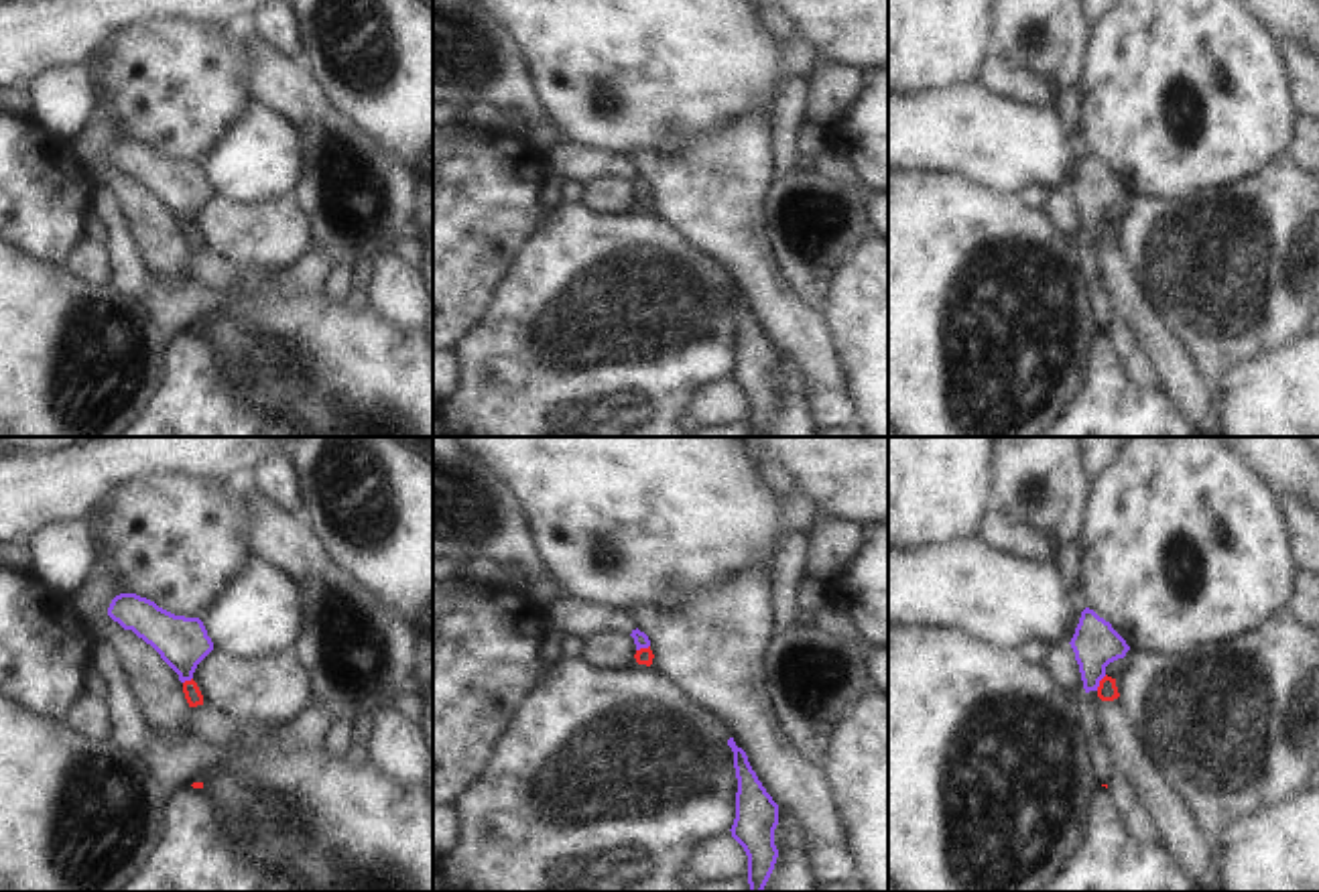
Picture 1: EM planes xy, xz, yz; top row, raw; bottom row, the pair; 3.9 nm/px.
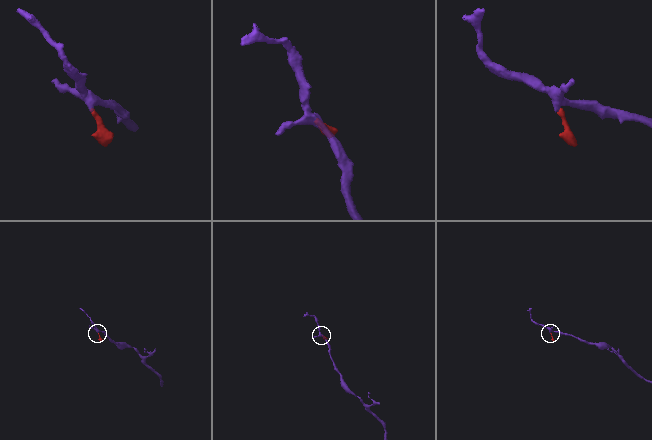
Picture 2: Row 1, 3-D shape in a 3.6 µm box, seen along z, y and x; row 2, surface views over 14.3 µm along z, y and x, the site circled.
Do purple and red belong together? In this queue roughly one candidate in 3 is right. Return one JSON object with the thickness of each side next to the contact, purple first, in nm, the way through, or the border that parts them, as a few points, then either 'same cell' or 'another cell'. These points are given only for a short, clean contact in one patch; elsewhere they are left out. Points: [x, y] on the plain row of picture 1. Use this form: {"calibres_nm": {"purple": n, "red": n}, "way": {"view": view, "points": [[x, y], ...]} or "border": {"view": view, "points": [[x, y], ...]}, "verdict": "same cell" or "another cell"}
{"calibres_nm": {"purple": 180, "red": 80}, "way": {"view": "yz", "points": [[1096, 189], [1098, 228], [1106, 236]]}, "verdict": "same cell"}

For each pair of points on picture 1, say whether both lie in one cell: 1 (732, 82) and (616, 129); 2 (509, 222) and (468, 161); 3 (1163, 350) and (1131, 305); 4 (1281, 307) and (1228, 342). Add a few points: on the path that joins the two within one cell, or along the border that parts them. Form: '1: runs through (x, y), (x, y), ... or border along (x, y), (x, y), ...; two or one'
1: runs through (704, 82), (663, 82), (645, 100); one
2: runs through (494, 208), (468, 181), (468, 175); one
3: runs through (1155, 340), (1139, 315); one
4: runs through (1269, 307), (1263, 307), (1240, 330); one

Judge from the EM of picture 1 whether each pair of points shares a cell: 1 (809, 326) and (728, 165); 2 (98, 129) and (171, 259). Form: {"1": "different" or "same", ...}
{"1": "same", "2": "same"}

